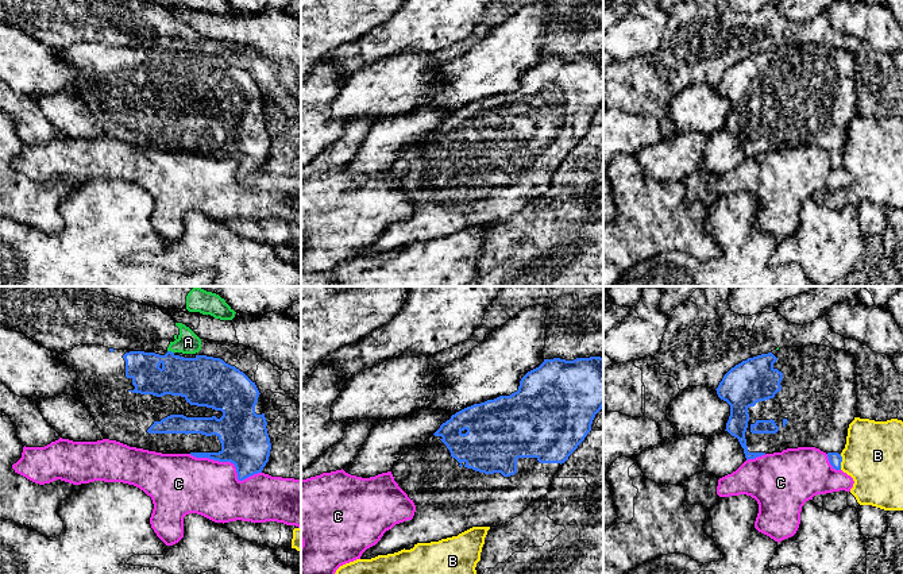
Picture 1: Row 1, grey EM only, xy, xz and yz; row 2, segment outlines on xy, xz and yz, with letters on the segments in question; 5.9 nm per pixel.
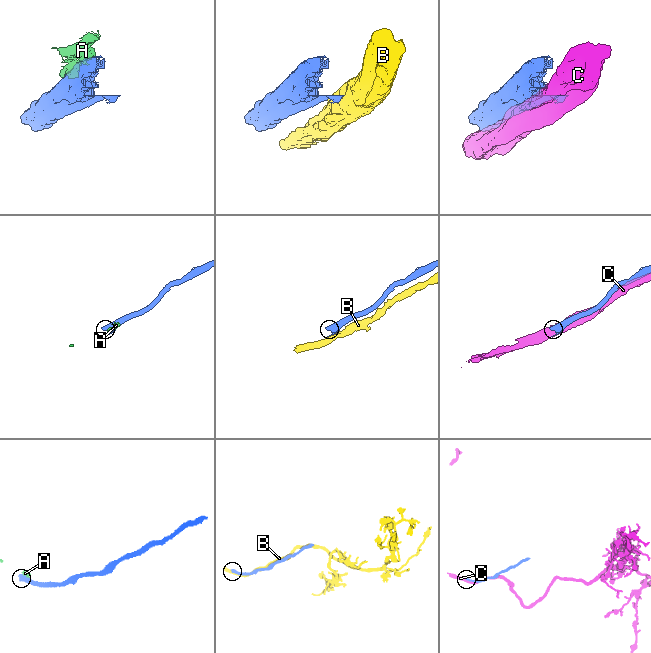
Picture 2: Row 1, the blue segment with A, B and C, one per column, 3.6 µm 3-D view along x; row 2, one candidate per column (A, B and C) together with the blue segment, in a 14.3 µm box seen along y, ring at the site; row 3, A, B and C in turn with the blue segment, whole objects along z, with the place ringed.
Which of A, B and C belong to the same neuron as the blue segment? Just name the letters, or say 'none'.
none

